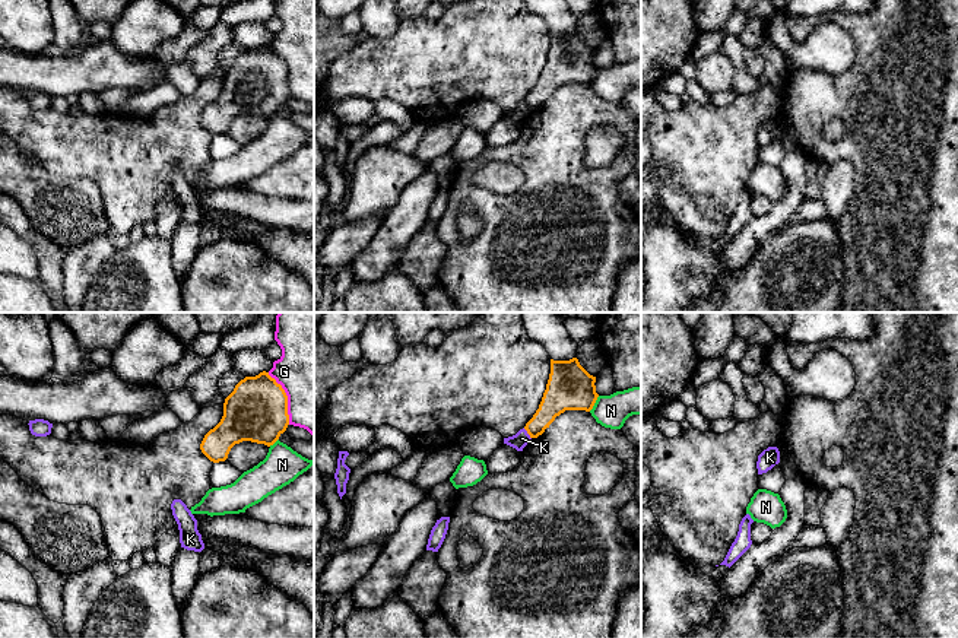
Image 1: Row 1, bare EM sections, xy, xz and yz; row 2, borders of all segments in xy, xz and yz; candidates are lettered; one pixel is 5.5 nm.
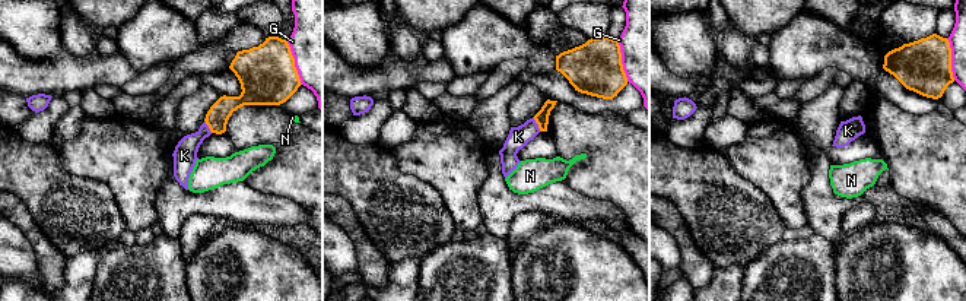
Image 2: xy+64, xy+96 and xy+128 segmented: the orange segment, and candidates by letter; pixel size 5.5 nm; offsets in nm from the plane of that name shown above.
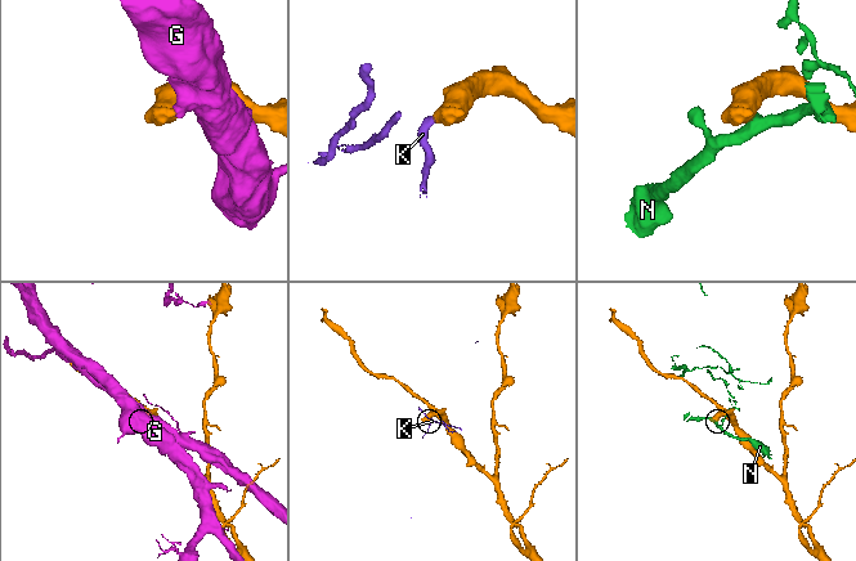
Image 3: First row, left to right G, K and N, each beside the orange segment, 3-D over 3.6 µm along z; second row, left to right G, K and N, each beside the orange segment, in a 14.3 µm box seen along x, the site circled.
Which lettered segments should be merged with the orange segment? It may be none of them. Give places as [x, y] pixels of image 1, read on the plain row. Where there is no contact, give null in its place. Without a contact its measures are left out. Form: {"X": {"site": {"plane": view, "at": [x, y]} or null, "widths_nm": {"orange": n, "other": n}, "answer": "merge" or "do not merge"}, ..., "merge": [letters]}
{"G": {"site": {"plane": "xy", "at": [286, 72]}, "widths_nm": {"orange": 340, "other": 380}, "answer": "do not merge"}, "K": {"site": {"plane": "xz", "at": [527, 105]}, "widths_nm": {"orange": 160, "other": 90}, "answer": "do not merge"}, "N": {"site": {"plane": "xz", "at": [595, 75]}, "widths_nm": {"orange": 260, "other": 180}, "answer": "do not merge"}, "merge": []}

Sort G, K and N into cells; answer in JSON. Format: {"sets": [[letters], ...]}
{"sets": [["G"], ["K"], ["N"]]}

